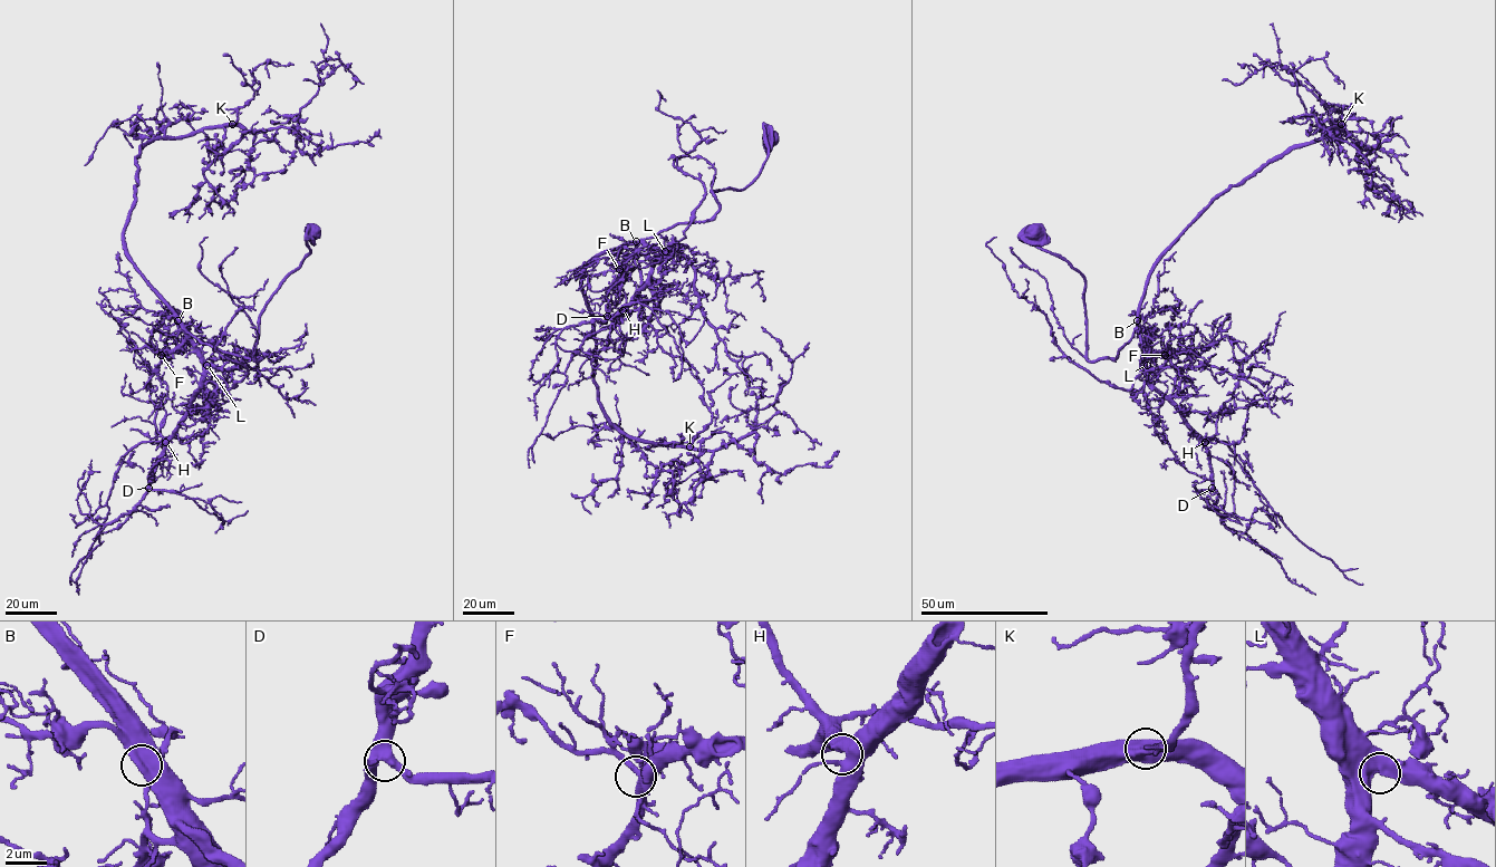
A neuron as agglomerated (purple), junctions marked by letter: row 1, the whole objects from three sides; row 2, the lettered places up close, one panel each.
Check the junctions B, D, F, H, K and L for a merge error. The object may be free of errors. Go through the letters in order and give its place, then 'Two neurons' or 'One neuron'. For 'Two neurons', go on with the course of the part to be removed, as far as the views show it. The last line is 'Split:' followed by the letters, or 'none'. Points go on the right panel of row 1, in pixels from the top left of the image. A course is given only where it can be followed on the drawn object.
B: Place: (1137, 320). One neuron
D: Place: (1212, 488). One neuron
F: Place: (1165, 355). One neuron
H: Place: (1205, 442). One neuron
K: Place: (1341, 124). One neuron
L: Place: (1147, 365). One neuron
Split: none

